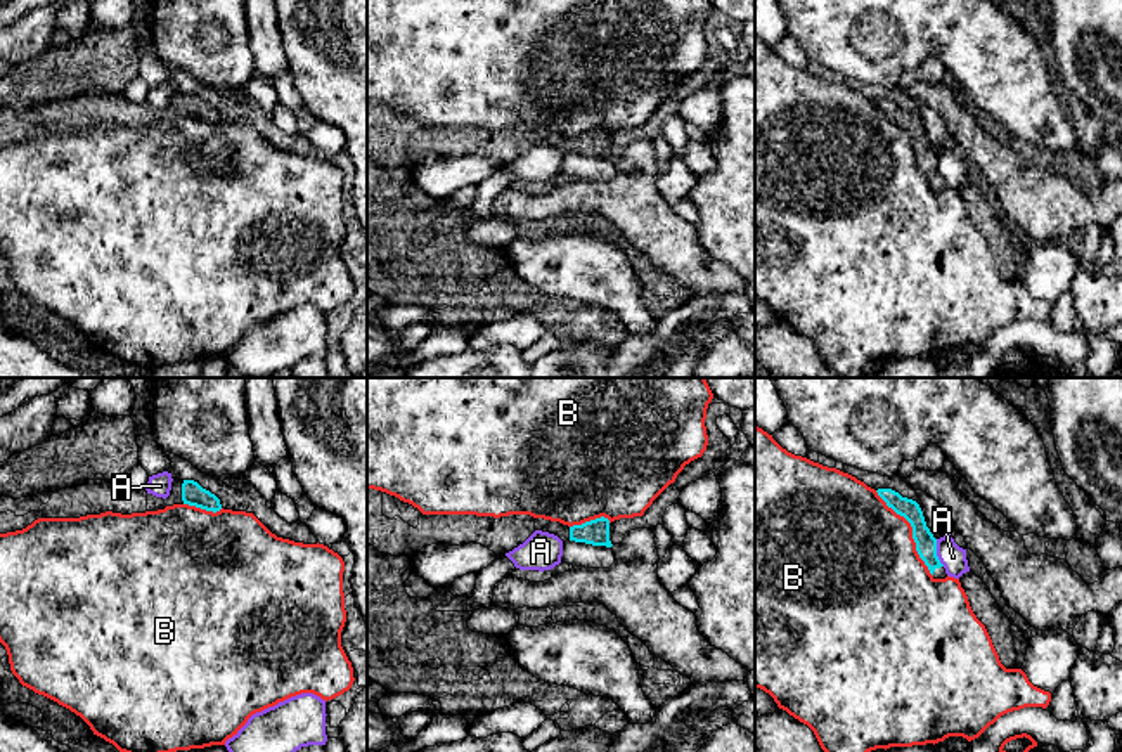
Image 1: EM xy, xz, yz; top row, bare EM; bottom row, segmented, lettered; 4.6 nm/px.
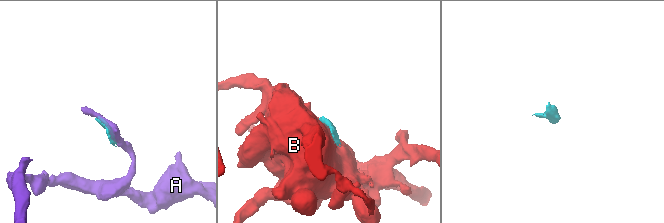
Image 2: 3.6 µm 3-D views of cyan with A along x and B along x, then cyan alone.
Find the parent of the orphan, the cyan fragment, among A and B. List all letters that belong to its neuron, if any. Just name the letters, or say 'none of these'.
none of these

